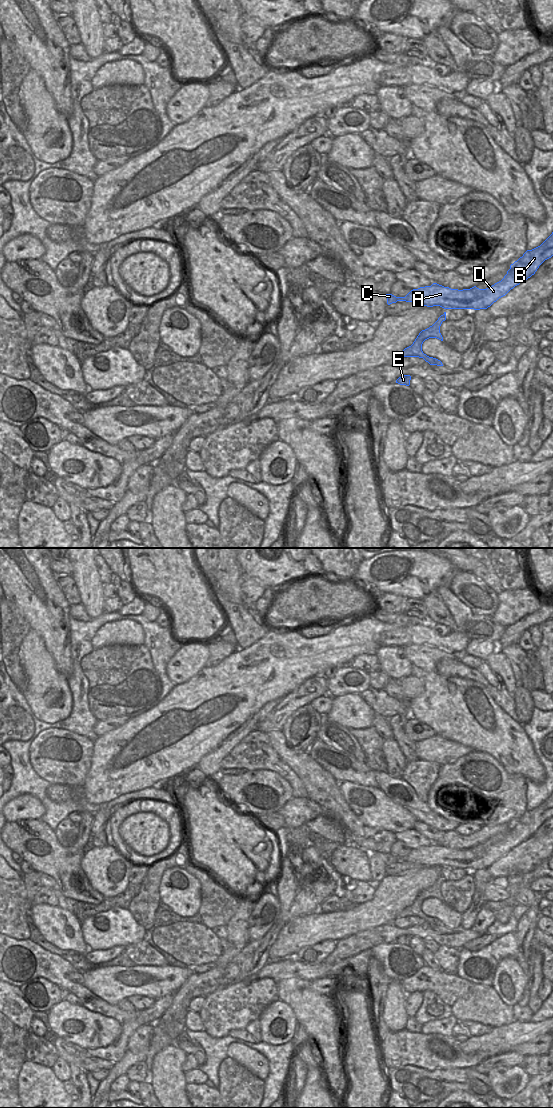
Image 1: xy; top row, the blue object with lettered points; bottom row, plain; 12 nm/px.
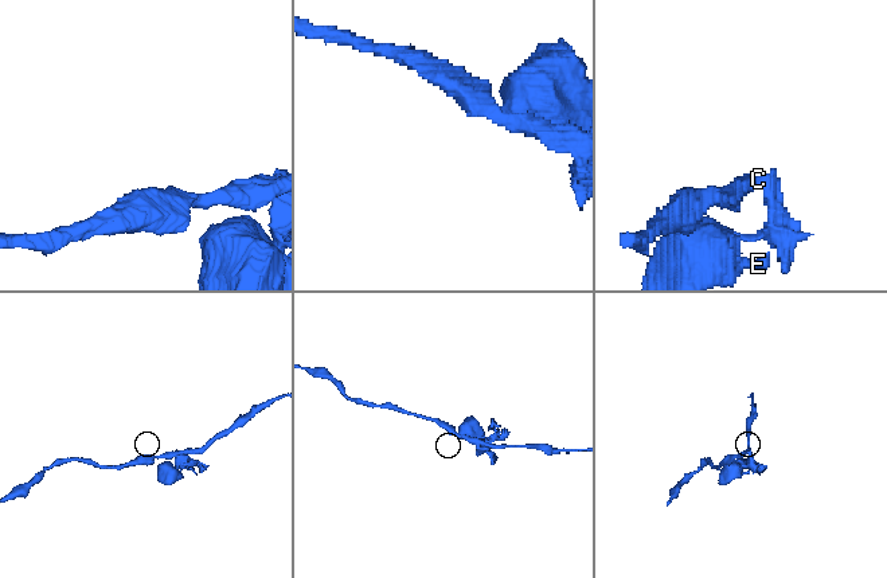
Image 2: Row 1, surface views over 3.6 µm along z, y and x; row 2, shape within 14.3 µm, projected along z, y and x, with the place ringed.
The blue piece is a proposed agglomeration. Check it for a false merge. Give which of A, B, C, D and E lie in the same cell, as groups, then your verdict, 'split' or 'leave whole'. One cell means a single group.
A B D / C E; split

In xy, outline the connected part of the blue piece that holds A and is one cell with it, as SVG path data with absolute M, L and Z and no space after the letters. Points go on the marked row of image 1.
M553 232L538 247L527 250L522 257L510 265L504 278L494 285L479 289L451 289L437 283L411 290L398 301L418 303L423 306L440 306L444 309L487 309L511 289L535 274L539 266L553 256Z

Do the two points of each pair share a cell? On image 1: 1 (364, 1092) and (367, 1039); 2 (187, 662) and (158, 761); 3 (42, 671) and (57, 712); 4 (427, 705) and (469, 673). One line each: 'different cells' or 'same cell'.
1: same cell
2: different cells
3: same cell
4: different cells

